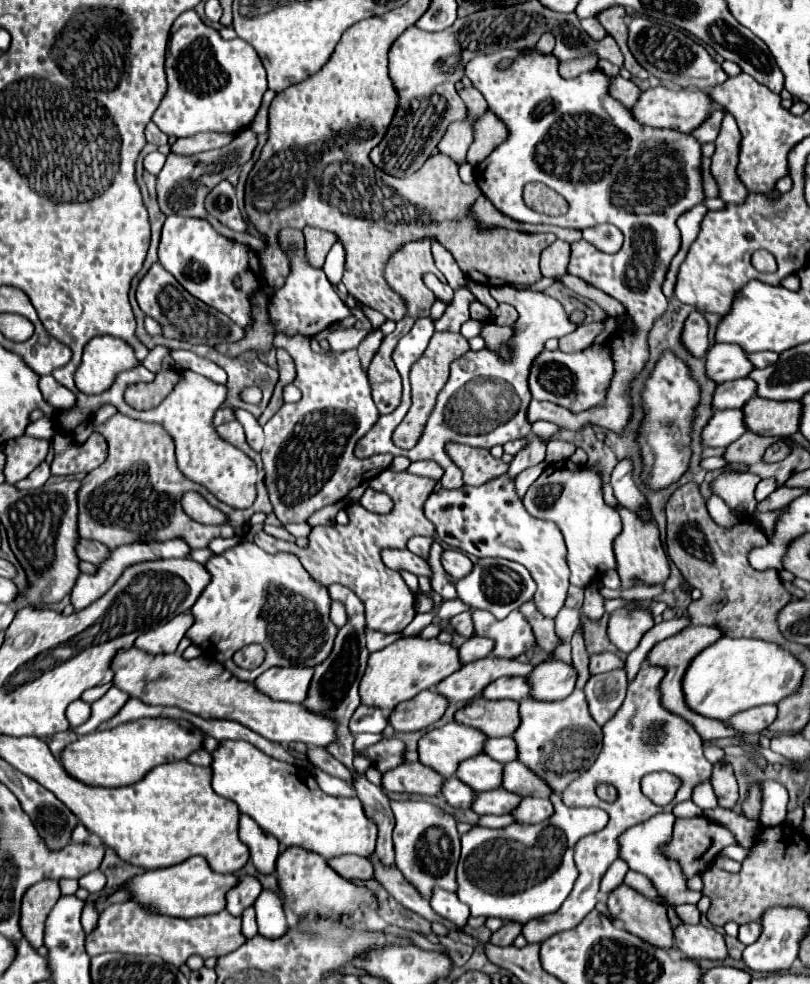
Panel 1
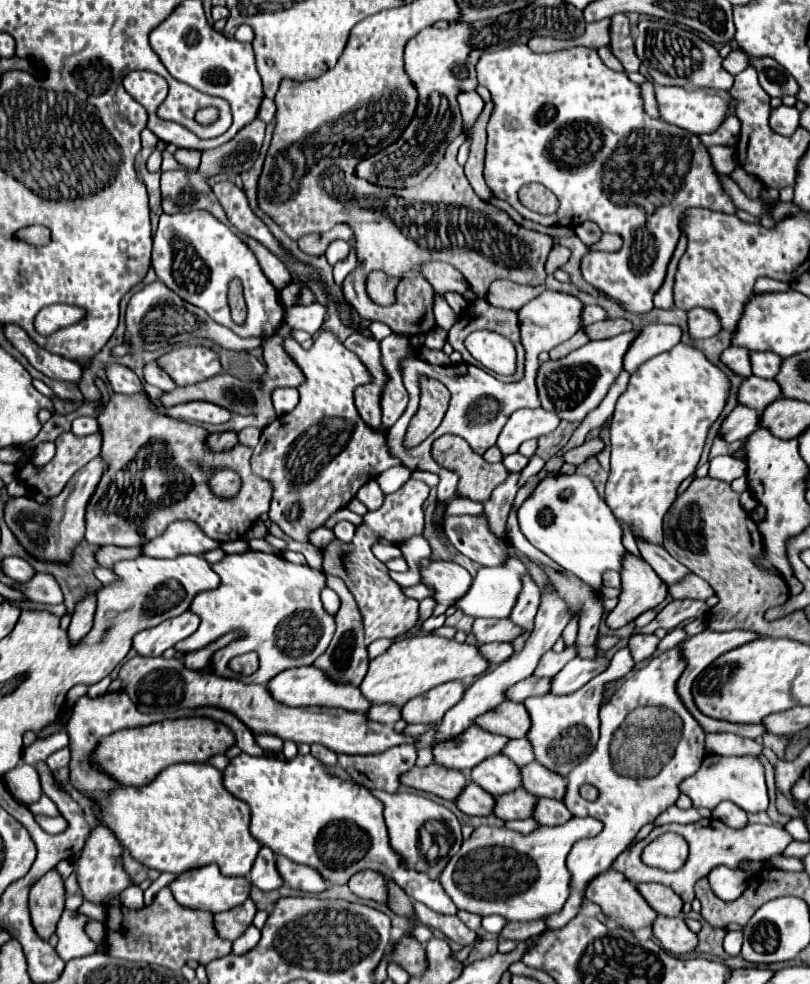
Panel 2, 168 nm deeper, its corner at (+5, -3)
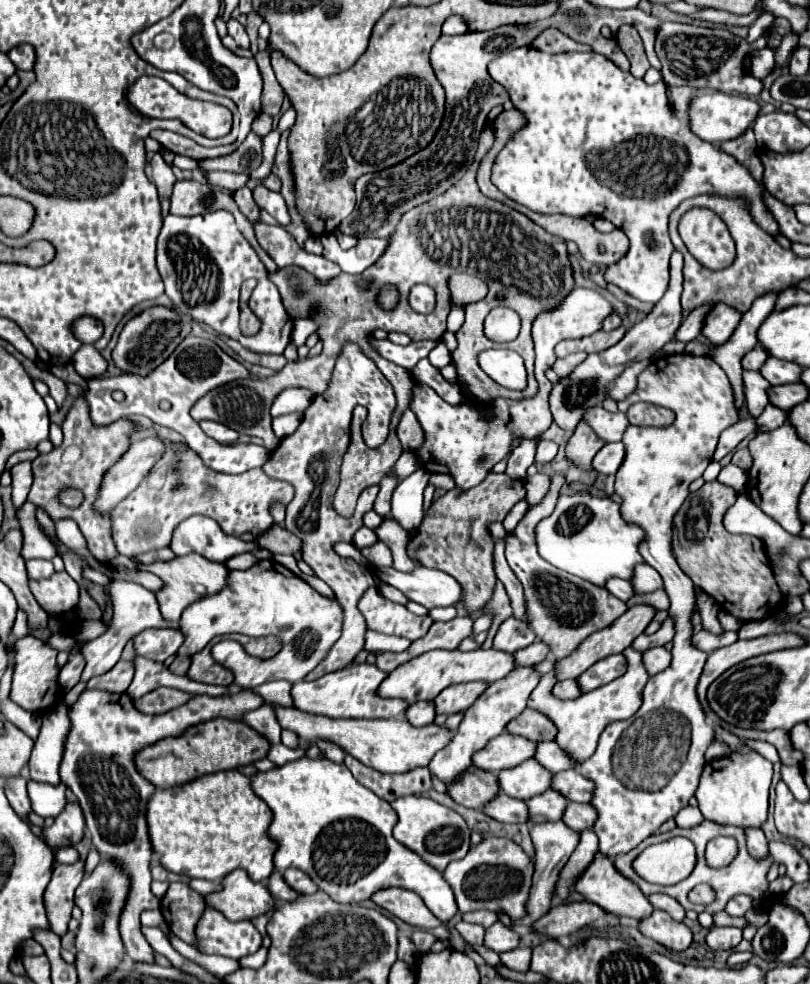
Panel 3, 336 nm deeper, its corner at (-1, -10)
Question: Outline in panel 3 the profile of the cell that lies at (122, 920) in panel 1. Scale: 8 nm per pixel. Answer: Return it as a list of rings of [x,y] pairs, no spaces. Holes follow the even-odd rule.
[[[172,882],[160,900],[160,910],[170,930],[190,946],[198,946],[196,924],[202,918],[204,908],[204,898],[182,882]]]

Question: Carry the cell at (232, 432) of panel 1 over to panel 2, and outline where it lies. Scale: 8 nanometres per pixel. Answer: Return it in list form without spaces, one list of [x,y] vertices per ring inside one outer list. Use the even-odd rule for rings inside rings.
[[[148,393],[138,395],[114,395],[110,397],[104,412],[97,418],[102,435],[102,457],[110,463],[108,471],[104,473],[96,493],[92,495],[88,509],[86,509],[86,541],[94,545],[118,545],[118,547],[136,547],[144,545],[166,531],[166,527],[180,519],[196,521],[206,535],[224,543],[242,539],[242,535],[258,521],[262,513],[268,513],[272,487],[270,481],[258,477],[250,469],[250,455],[252,449],[246,445],[236,445],[230,453],[212,453],[206,449],[204,439],[208,431],[198,425],[180,423],[170,417],[156,415],[150,409]],[[232,469],[240,475],[242,487],[238,495],[230,499],[222,499],[212,493],[208,487],[208,479],[214,471]]]

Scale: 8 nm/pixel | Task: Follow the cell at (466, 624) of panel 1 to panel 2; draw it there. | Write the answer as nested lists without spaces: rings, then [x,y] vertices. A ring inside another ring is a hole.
[[[508,617],[506,619],[476,619],[472,627],[478,643],[494,643],[494,641],[514,641],[516,637],[524,635],[522,627],[514,625]]]

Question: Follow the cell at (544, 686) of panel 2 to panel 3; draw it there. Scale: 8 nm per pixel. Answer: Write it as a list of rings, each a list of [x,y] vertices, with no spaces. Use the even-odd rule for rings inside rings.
[[[562,680],[556,682],[552,688],[552,696],[566,700],[566,698],[578,698],[580,696],[580,688],[576,686],[576,680]]]

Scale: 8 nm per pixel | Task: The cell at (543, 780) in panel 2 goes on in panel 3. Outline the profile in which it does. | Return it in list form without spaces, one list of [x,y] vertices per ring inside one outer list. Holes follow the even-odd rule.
[[[562,770],[552,776],[552,790],[570,802],[590,802],[592,782],[588,782],[578,770]]]

